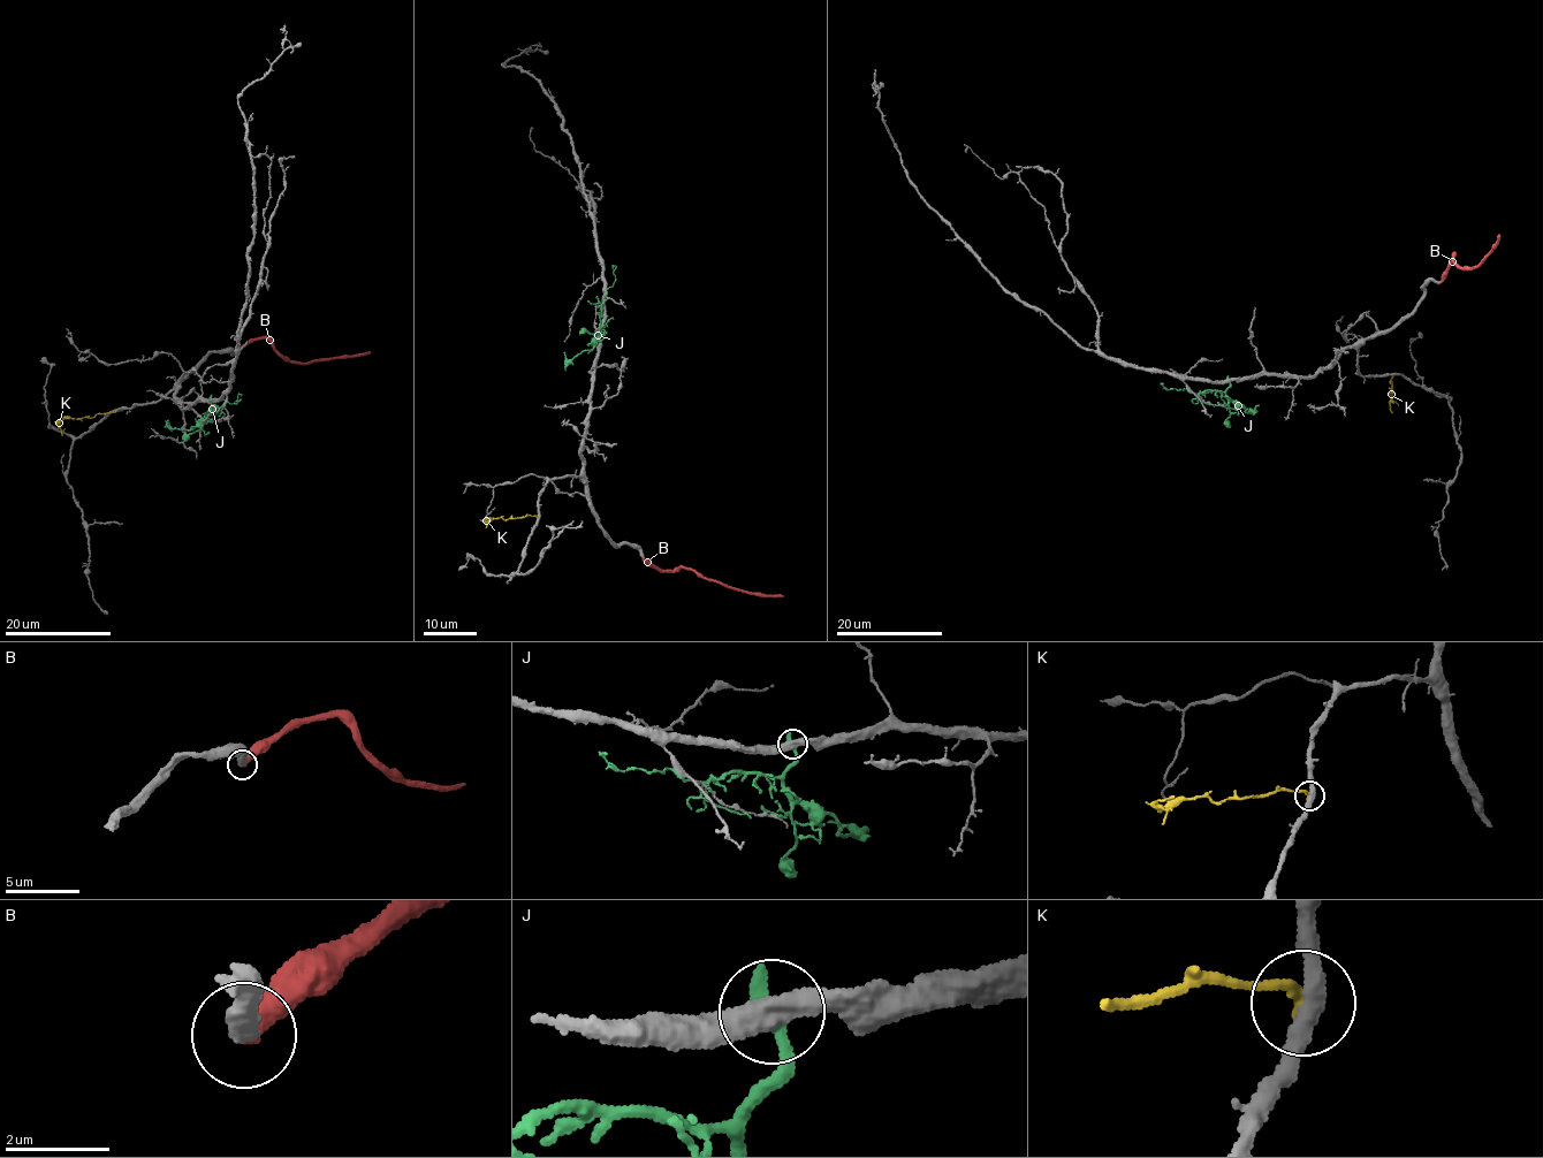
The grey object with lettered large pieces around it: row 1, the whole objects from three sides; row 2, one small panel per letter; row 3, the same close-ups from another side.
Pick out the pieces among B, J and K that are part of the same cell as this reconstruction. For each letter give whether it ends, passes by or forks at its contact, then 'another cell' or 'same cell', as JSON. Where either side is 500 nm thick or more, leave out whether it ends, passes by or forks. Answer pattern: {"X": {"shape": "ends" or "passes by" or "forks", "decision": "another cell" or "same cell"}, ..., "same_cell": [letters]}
{"B": {"shape": "ends", "decision": "same cell"}, "J": {"shape": "ends", "decision": "another cell"}, "K": {"shape": "ends", "decision": "another cell"}, "same_cell": ["B"]}

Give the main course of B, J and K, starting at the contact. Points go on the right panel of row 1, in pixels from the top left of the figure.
B: (1441, 282), (1454, 256), (1453, 260), (1472, 268), (1491, 251), (1498, 234)
J: (1229, 380), (1224, 391), (1200, 394), (1165, 389), (1163, 385)
K: (1393, 374), (1389, 394), (1392, 412)

